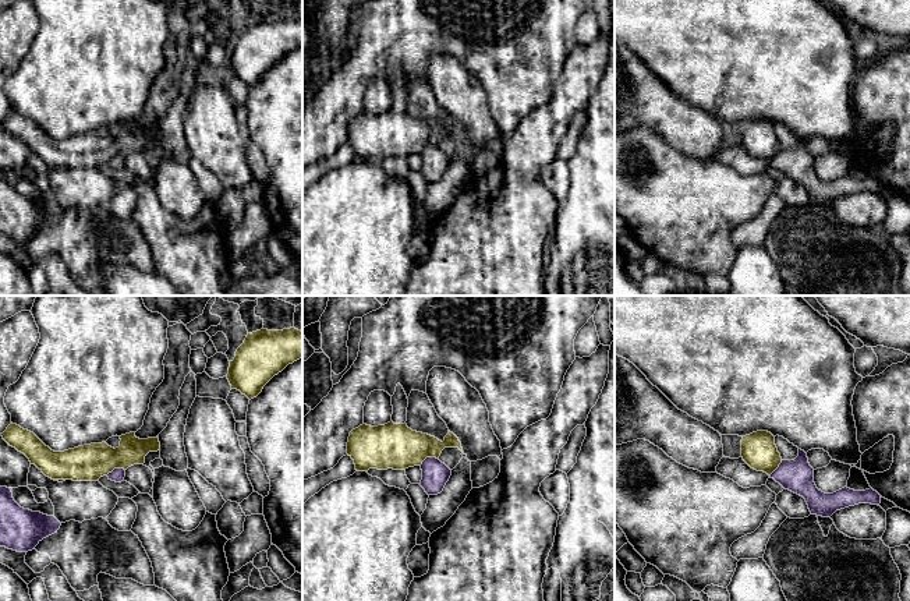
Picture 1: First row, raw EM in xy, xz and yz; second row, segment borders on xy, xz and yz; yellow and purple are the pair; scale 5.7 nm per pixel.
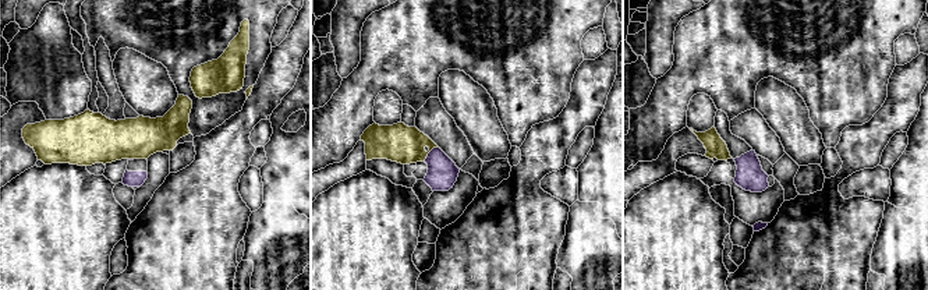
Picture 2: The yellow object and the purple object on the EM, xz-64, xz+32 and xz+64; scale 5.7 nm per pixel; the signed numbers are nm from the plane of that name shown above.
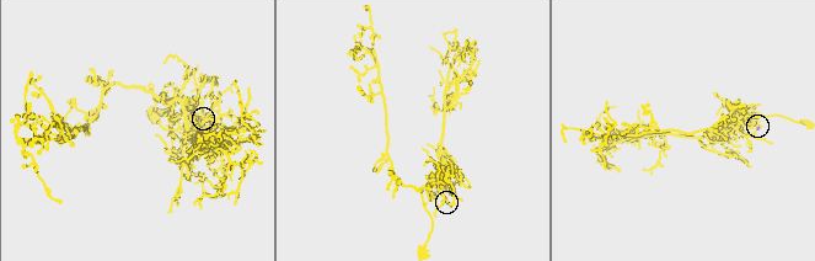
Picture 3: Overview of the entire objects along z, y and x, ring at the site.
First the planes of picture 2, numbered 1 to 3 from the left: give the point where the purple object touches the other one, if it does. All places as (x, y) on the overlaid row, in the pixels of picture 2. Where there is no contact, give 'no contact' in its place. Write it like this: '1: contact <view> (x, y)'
1: contact xz-64 (131, 158)
2: contact xz+32 (429, 151)
3: no contact

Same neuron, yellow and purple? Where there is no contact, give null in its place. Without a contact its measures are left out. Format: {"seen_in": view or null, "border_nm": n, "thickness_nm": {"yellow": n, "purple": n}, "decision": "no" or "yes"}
{"seen_in": "xz", "border_nm": 120, "thickness_nm": {"yellow": 260, "purple": 160}, "decision": "no"}

